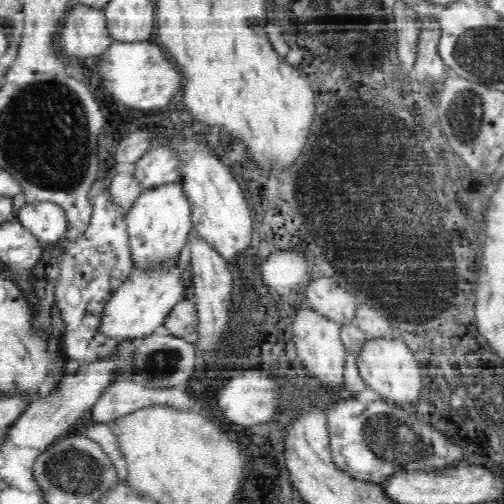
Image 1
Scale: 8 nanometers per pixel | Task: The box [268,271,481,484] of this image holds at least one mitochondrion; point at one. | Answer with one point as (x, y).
(392, 439)

